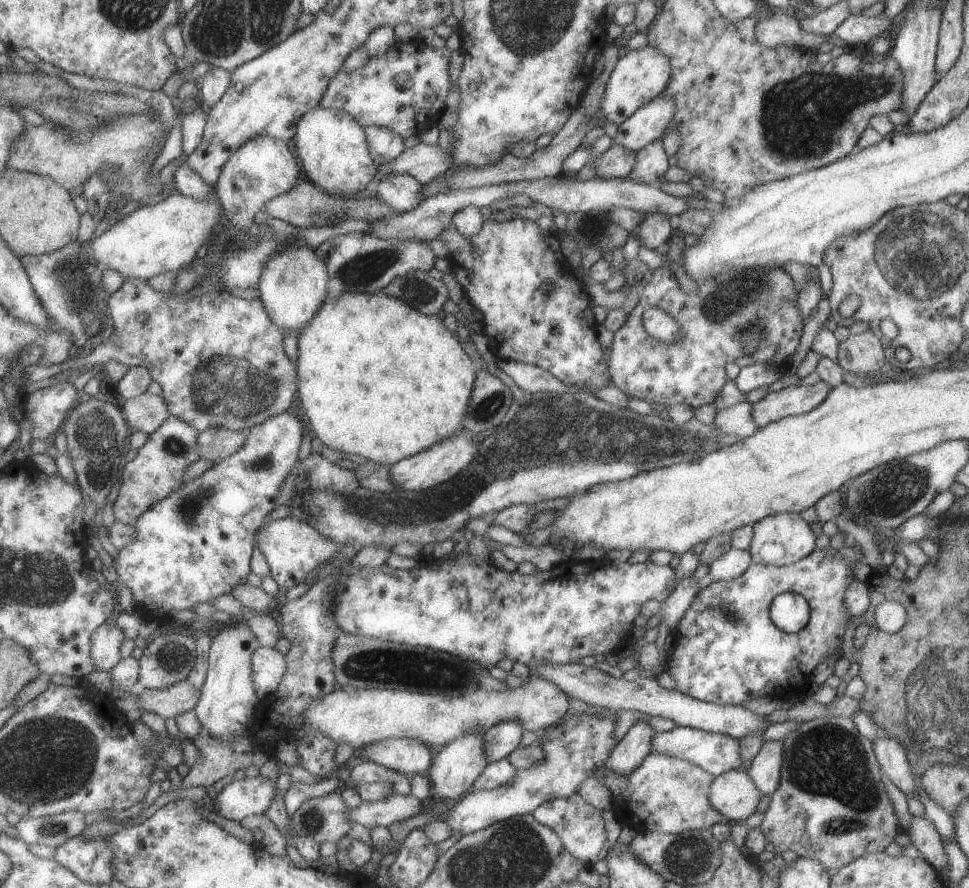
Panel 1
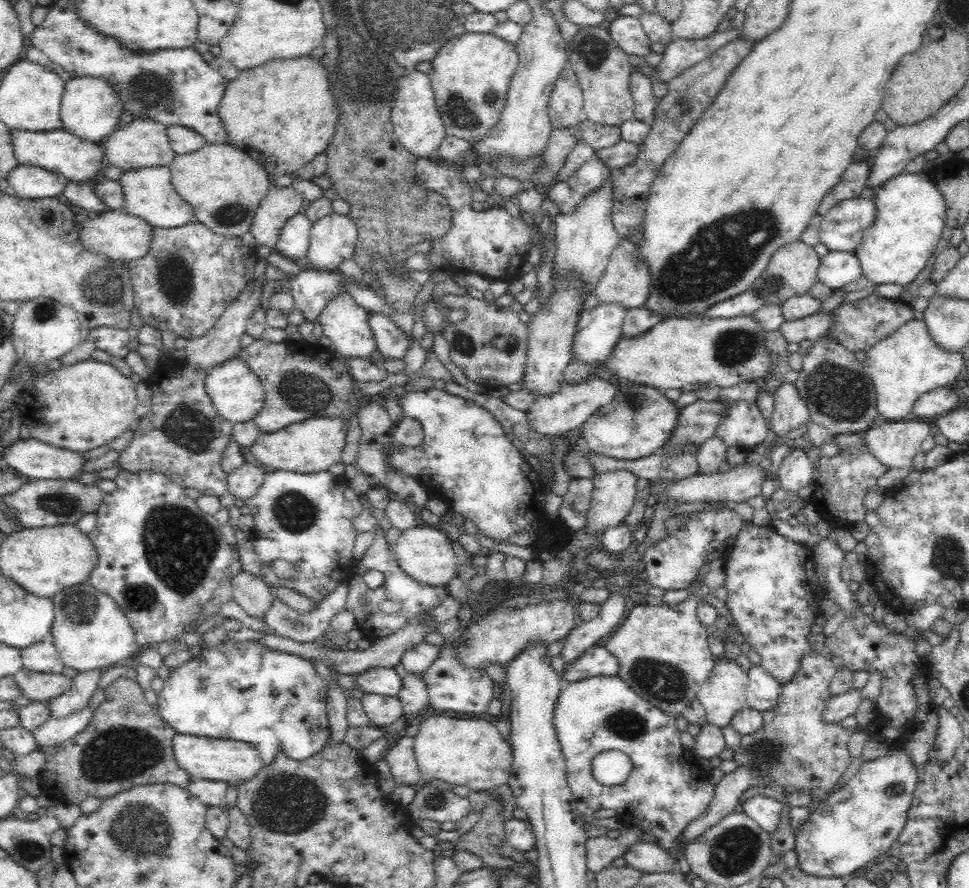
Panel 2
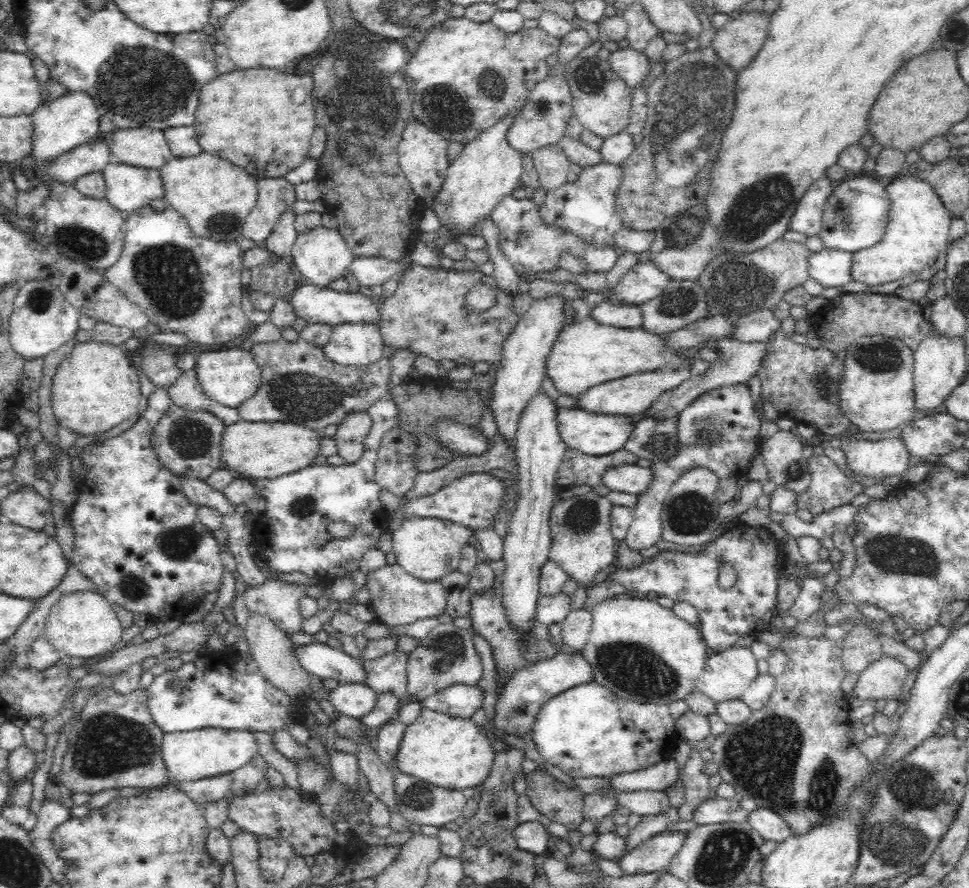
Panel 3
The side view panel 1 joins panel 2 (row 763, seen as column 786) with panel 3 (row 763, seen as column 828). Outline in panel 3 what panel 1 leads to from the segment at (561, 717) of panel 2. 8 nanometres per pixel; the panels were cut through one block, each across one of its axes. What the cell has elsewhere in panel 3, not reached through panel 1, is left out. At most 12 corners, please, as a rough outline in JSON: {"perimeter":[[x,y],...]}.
{"perimeter":[[596,682],[550,698],[530,730],[570,777],[667,761],[668,704]]}

